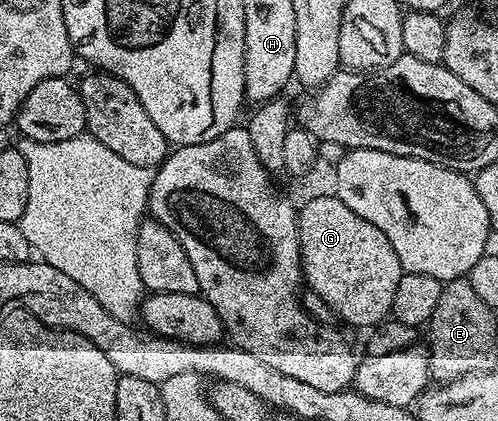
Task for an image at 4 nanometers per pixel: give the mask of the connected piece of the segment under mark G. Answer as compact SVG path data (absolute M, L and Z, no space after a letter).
M328 194L309 199L299 210L299 247L306 289L321 296L339 322L374 328L391 314L397 284L405 273L403 265L381 228Z

